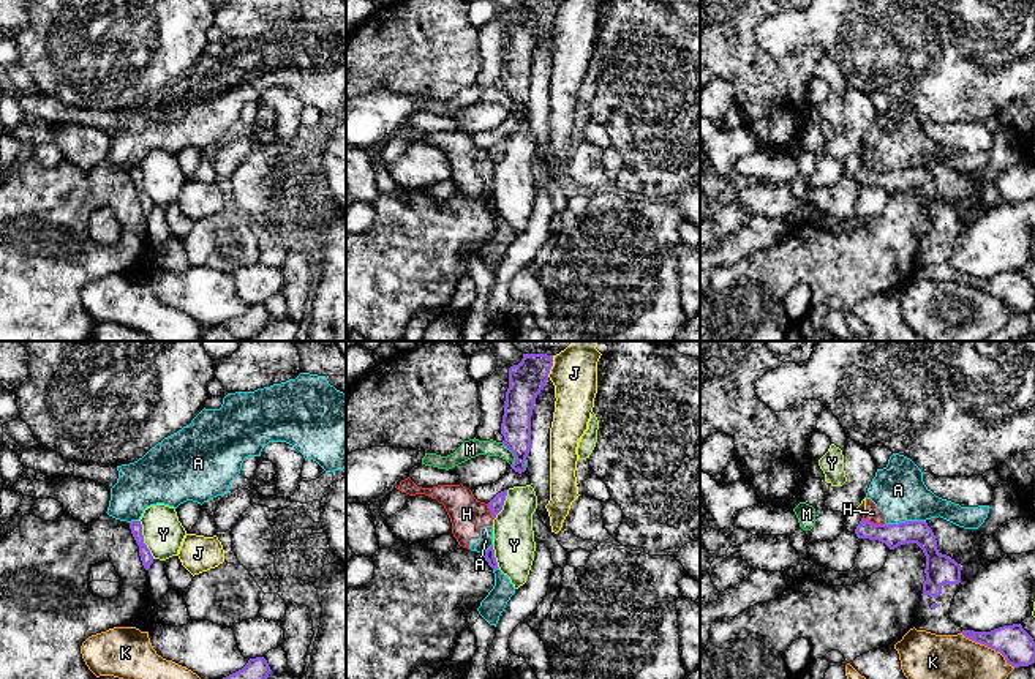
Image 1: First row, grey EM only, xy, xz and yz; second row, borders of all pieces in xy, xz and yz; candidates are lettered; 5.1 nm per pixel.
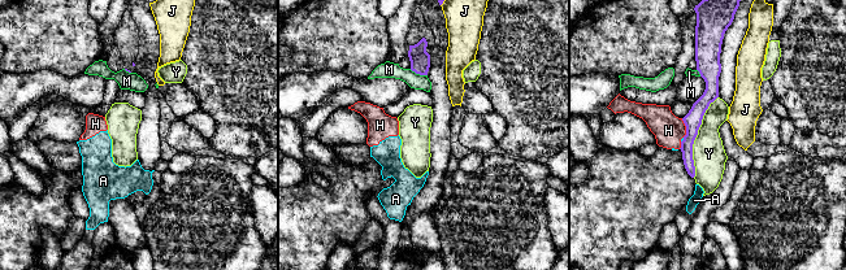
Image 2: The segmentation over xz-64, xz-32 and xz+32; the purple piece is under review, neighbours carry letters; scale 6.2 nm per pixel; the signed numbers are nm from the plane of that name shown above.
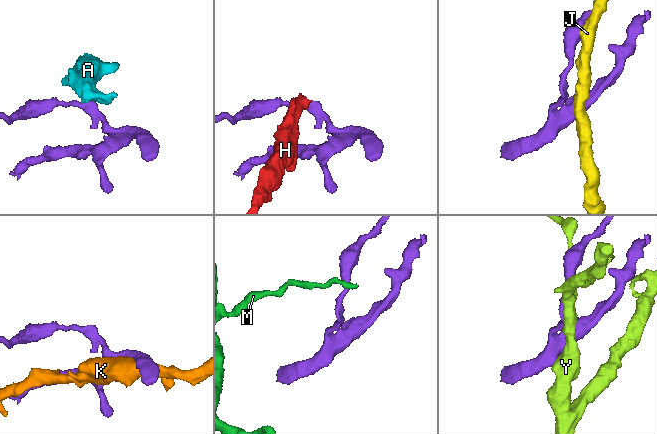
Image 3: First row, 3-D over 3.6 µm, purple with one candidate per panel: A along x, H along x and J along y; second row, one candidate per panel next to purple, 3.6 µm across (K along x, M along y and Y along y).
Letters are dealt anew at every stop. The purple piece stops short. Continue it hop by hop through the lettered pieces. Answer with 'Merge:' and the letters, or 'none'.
Merge: none

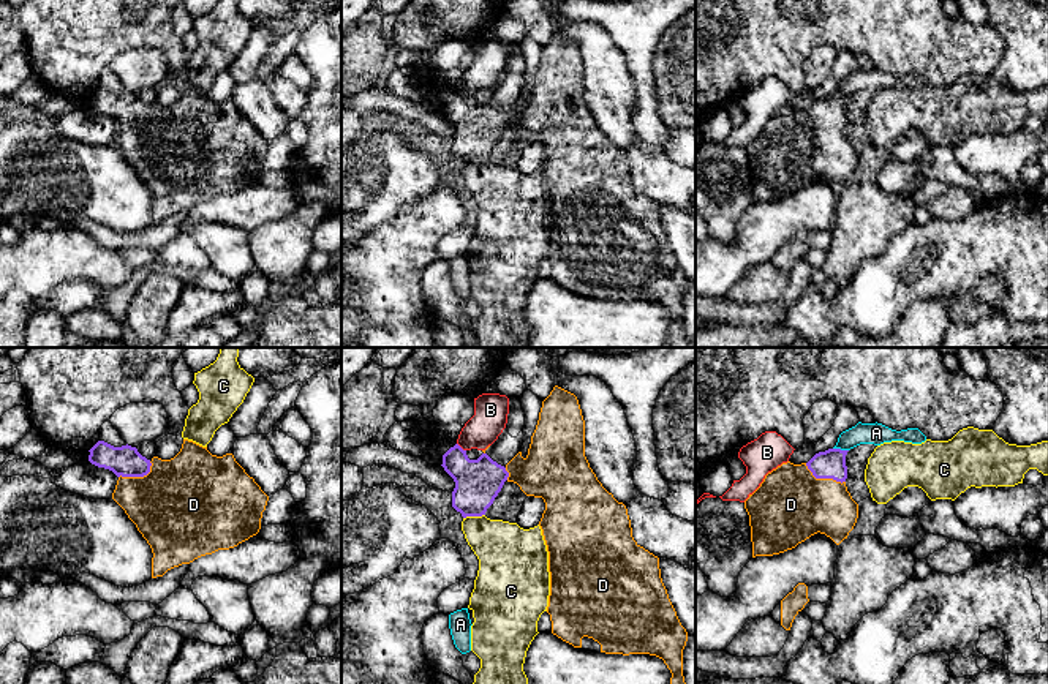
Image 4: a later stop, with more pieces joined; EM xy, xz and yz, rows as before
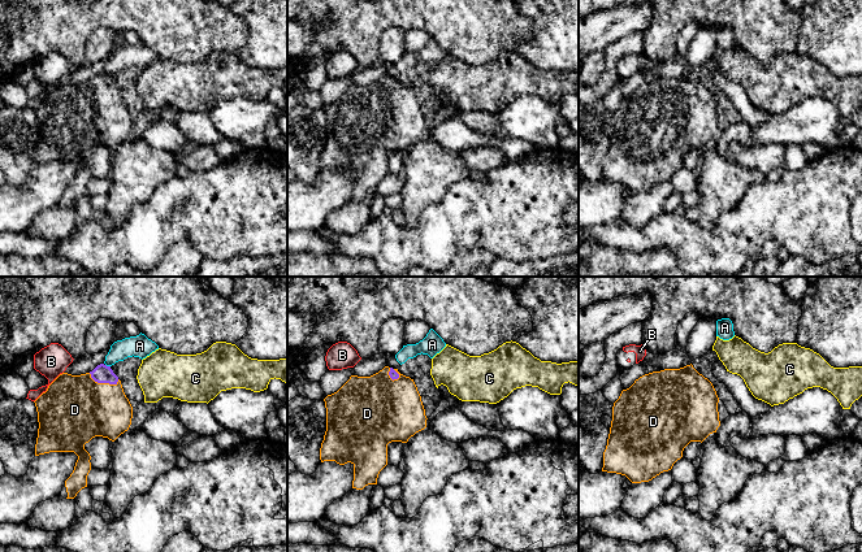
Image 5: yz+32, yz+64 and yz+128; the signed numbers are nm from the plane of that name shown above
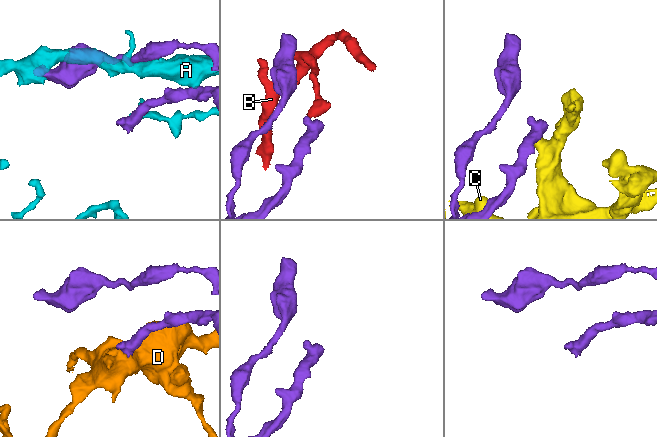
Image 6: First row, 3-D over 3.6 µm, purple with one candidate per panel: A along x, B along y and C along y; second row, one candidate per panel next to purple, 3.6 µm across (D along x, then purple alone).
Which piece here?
Merge: D

